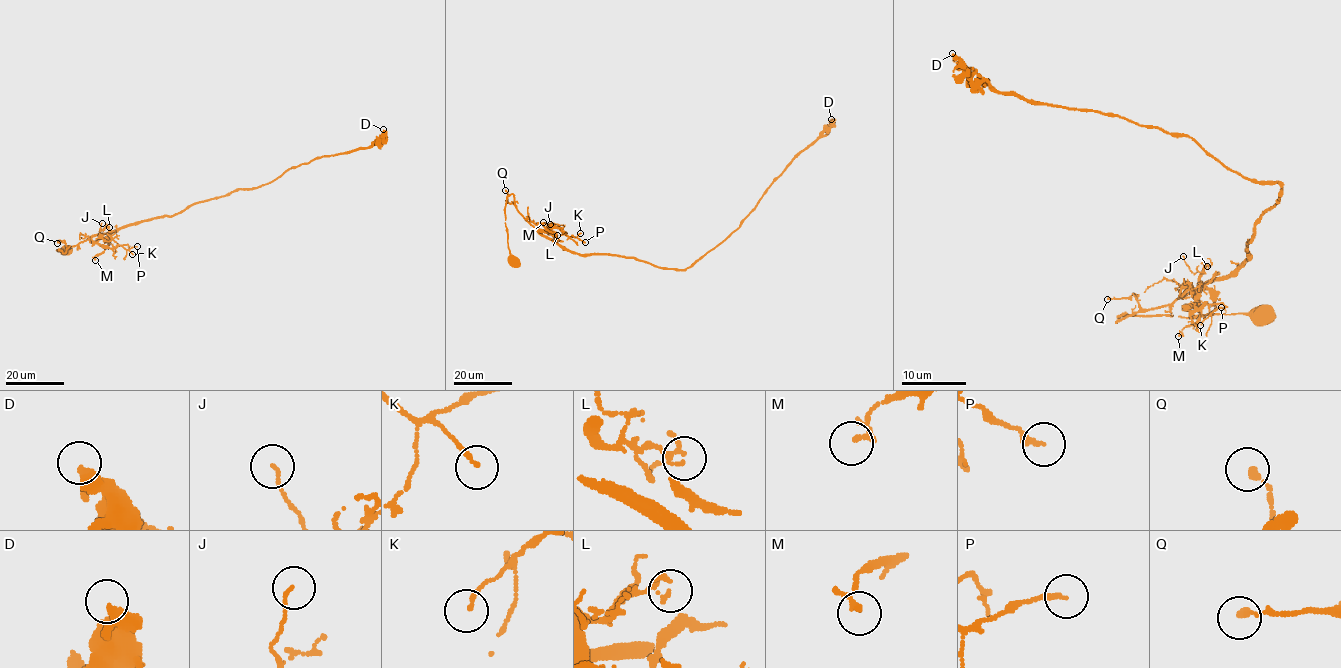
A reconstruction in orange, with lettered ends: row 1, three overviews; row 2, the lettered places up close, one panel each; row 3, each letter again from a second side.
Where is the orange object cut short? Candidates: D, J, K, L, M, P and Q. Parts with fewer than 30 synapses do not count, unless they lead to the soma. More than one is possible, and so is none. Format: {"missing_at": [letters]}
{"missing_at": []}

